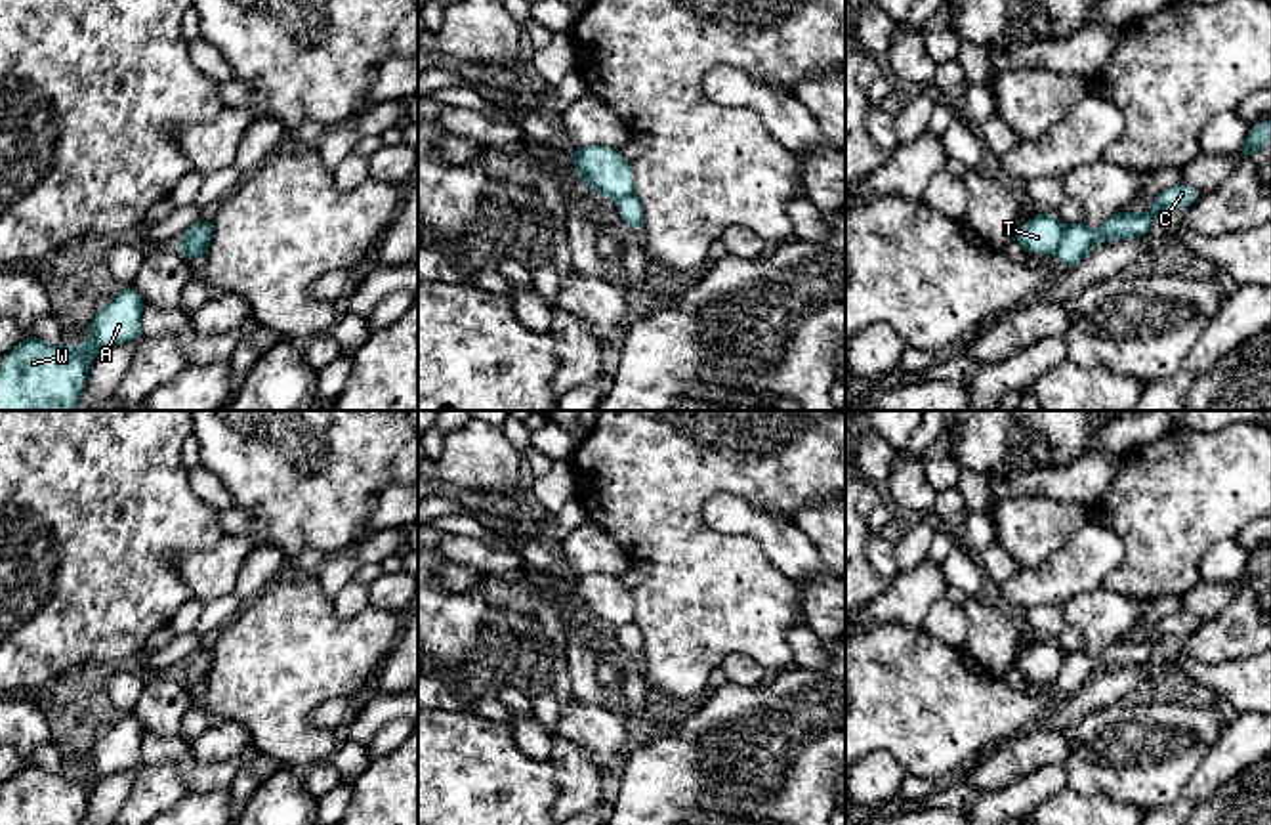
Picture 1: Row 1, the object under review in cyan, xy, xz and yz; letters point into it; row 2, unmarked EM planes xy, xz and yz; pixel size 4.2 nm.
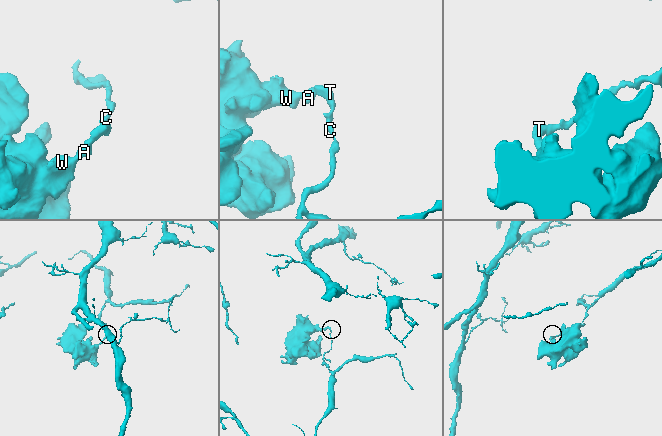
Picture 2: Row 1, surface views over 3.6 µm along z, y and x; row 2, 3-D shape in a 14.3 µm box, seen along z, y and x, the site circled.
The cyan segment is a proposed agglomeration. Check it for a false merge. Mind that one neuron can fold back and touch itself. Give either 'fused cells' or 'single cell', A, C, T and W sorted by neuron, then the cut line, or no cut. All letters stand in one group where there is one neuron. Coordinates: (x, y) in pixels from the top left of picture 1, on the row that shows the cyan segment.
fused cells | A T W / C | yz (1065, 226), (1054, 254)

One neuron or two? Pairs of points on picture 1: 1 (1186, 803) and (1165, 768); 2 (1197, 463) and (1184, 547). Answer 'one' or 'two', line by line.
1: two
2: one

